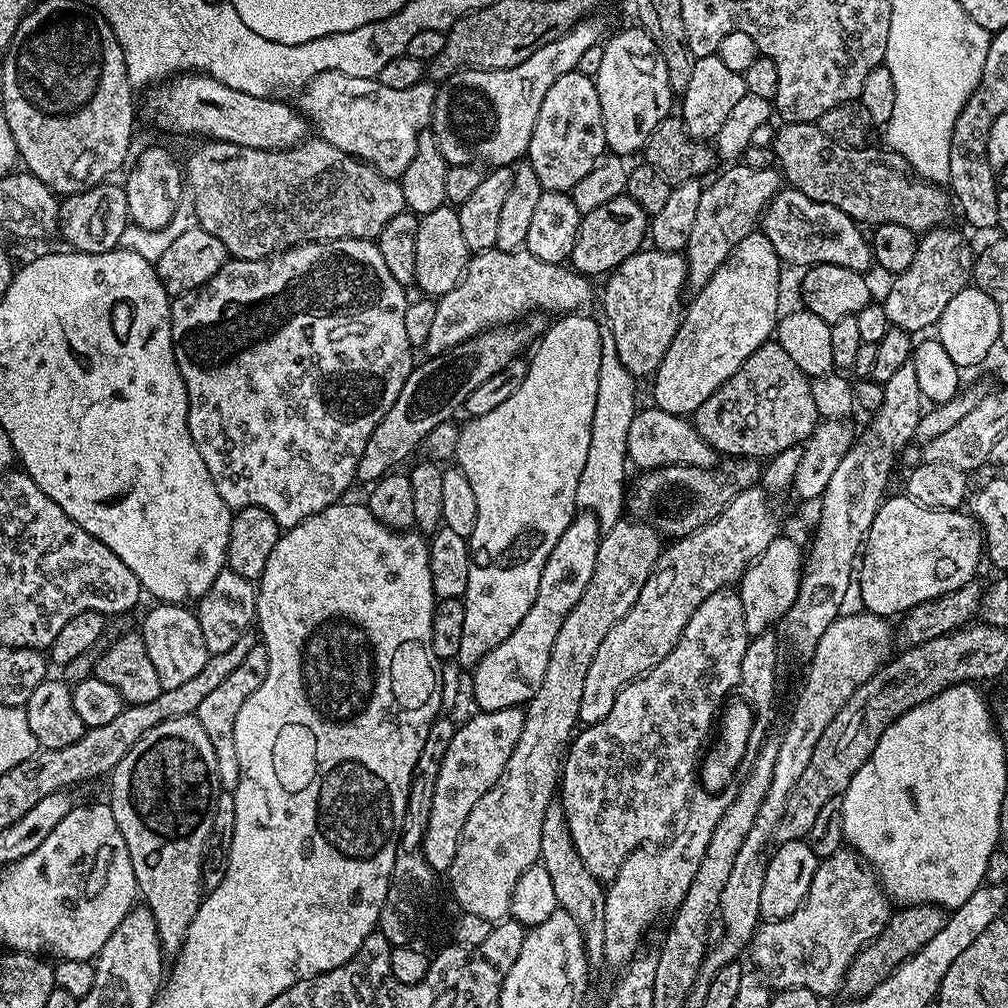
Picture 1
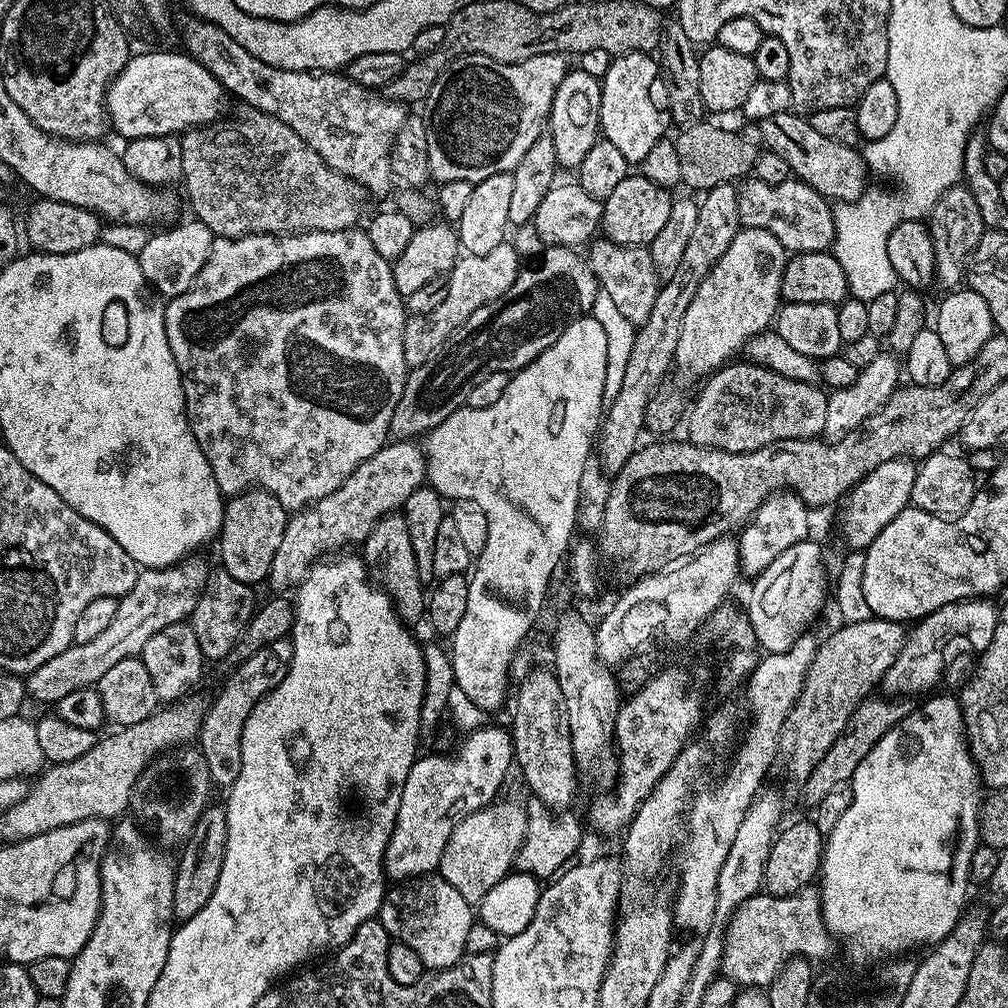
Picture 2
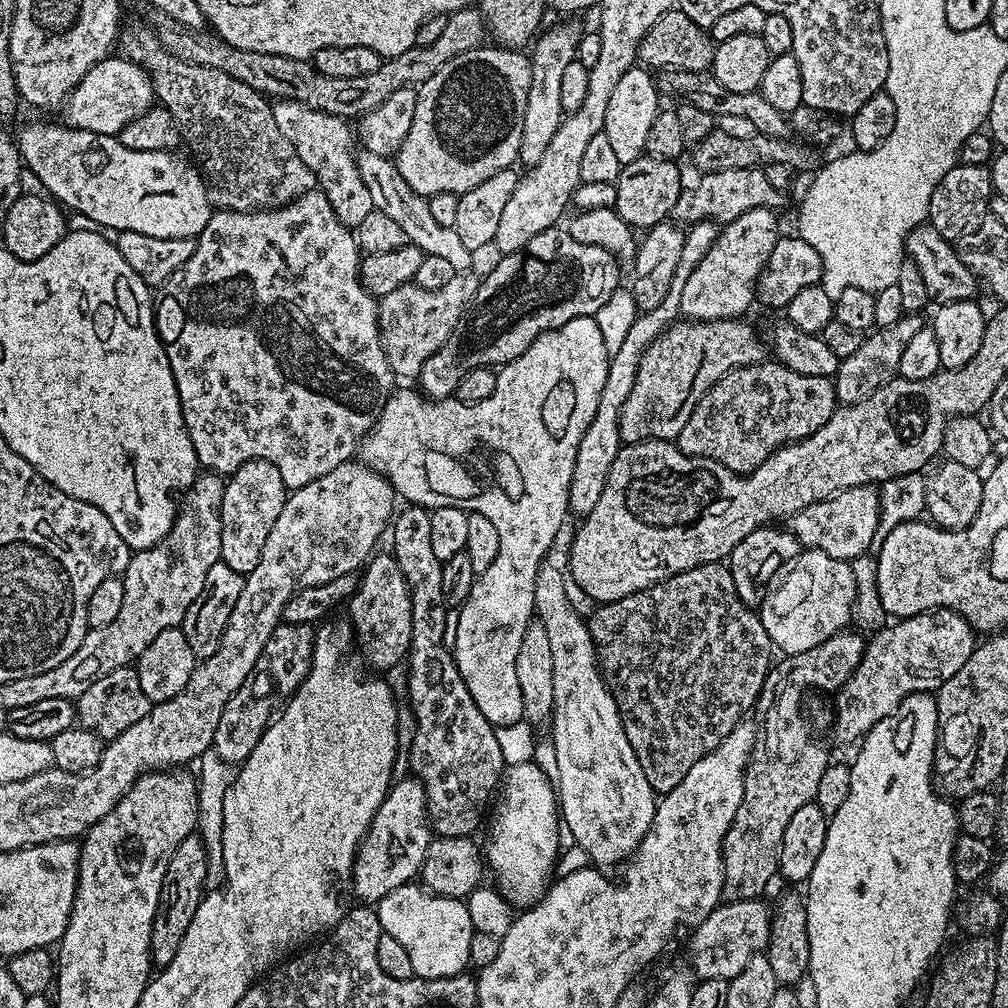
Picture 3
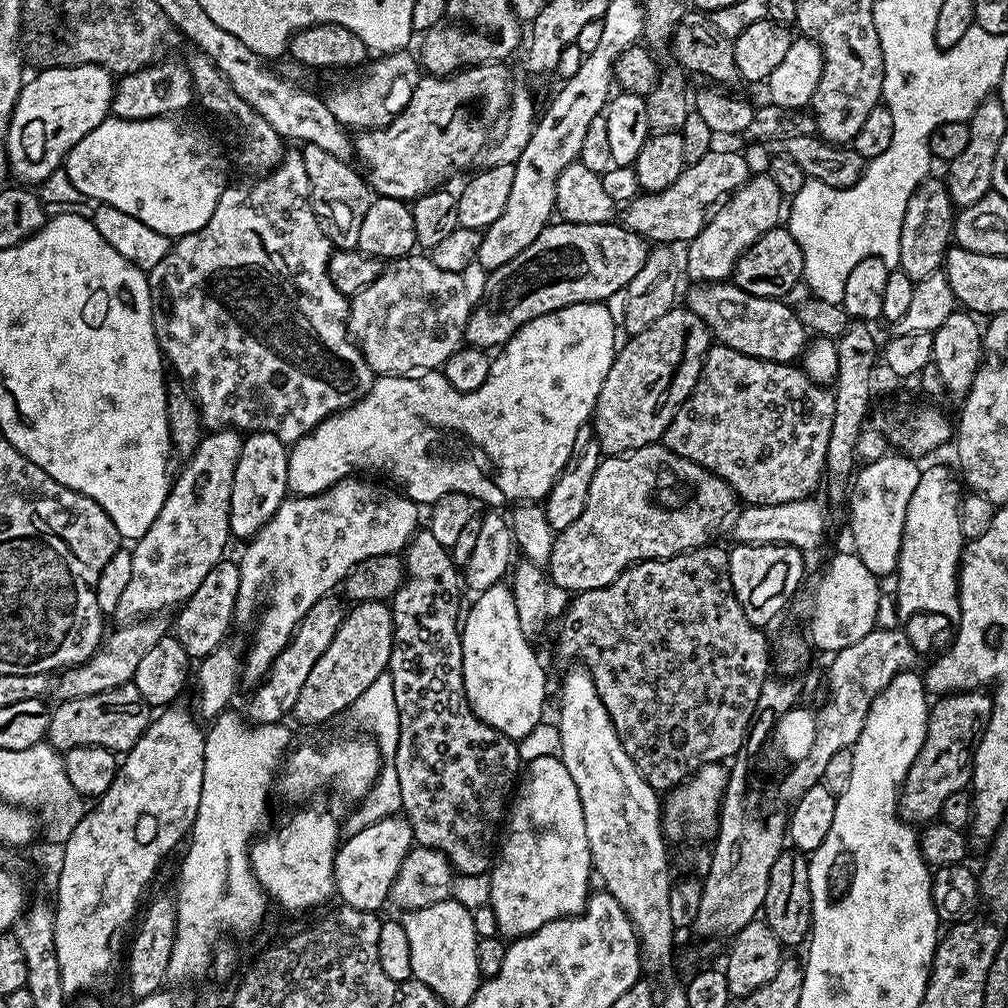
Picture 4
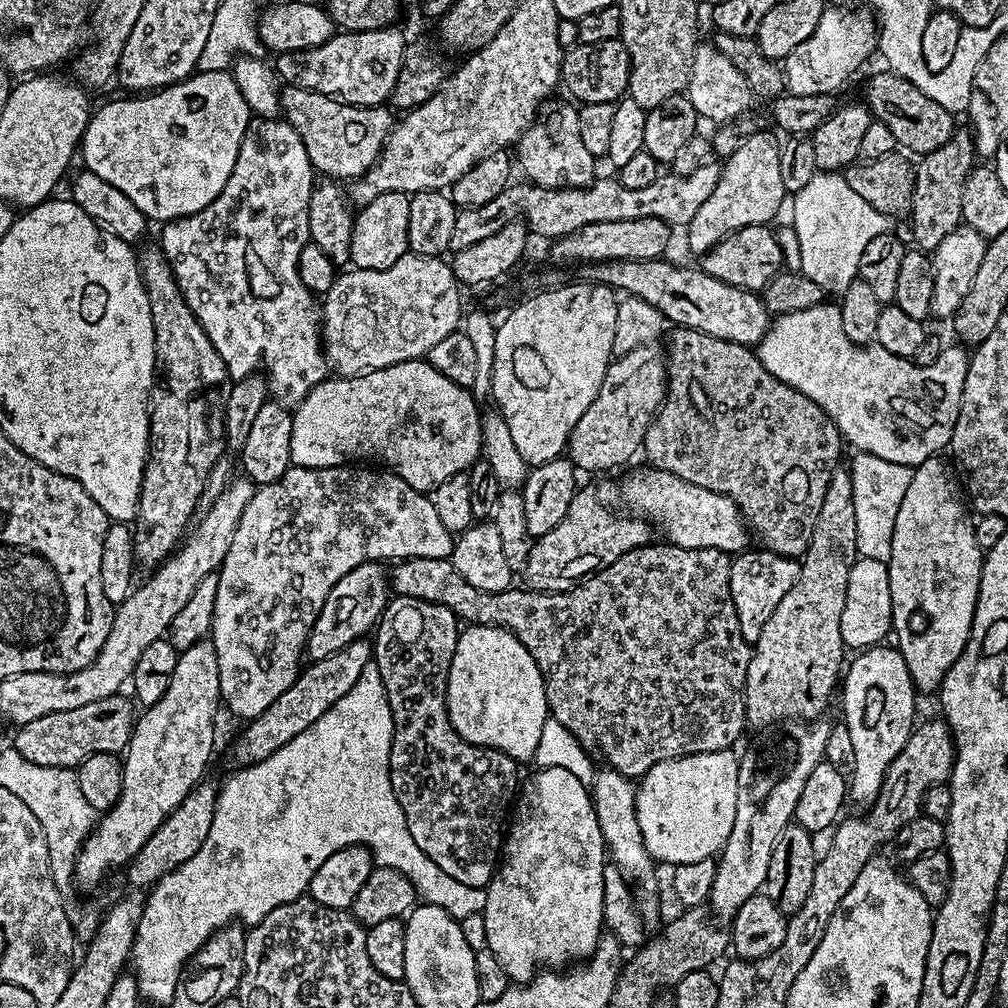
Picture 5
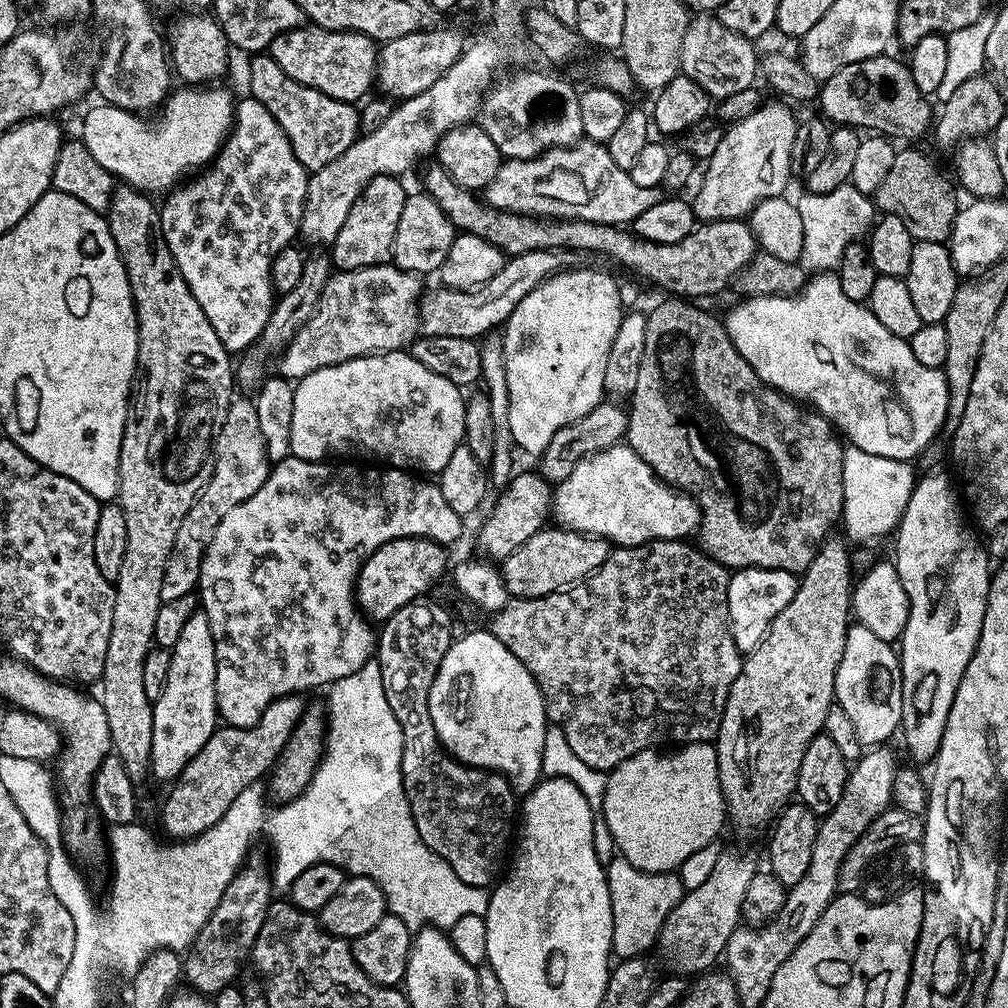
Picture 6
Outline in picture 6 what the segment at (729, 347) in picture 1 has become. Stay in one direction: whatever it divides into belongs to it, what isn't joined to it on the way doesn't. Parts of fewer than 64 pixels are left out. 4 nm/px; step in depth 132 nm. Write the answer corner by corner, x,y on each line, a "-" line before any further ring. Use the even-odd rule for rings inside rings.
764,102
749,117
729,123
717,150
706,161
708,169
700,184
700,193
691,197
690,203
697,221
739,220
764,199
781,195
792,176
790,150
794,146
794,134
798,116
784,102

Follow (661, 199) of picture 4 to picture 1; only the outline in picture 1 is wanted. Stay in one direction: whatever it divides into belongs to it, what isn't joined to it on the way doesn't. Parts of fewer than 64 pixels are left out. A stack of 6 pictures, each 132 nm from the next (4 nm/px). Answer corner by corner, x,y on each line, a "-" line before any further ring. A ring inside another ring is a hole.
791,186
781,187
764,209
762,231
785,265
801,264
801,269
807,270
814,264
833,264
867,273
874,264
869,237
860,233
862,228
857,221
834,206
826,206
826,202
806,198
806,194

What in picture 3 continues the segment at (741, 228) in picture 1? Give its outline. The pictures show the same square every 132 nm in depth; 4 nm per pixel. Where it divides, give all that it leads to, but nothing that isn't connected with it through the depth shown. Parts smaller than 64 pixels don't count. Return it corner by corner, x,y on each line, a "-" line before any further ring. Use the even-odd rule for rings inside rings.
699,220
698,223
691,225
685,231
684,241
682,242
682,258
678,258
678,270
674,270
674,282
670,282
670,290
666,290
666,298
662,298
661,304
654,306
654,310
640,312
636,317
634,326
630,326
626,338
622,338
622,346
618,346
618,350
611,353
608,369
606,370
606,386
602,386
602,398
598,398
598,410
594,414
594,422
590,422
586,434
582,434
582,442
578,442
578,454
574,460
574,478
570,478
570,498
568,499
568,511
573,517
583,518
588,516
590,510
594,510
594,505
598,502
598,498
602,498
602,490
606,486
606,478
610,474
610,466
614,466
614,458
618,458
618,450
622,447
620,439
620,411
622,406
626,404
626,398
630,396
630,390
634,388
634,378
638,374
638,362
642,362
642,354
645,350
671,324
676,323
680,316
682,289
686,286
686,278
690,278
690,274
694,272
694,266
698,266
698,262
702,262
702,258
706,256
706,250
710,250
710,246
714,246
719,233
720,228
715,220

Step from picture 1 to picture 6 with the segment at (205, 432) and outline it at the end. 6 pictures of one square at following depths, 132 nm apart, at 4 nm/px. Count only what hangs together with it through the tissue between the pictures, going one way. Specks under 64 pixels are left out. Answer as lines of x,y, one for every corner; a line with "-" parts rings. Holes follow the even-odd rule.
248,94
245,95
245,100
237,99
235,101
232,130
229,132
227,140
224,141
224,145
221,146
219,154
212,159
211,164
203,169
202,175
196,178
201,178
201,180
193,179
188,182
193,182
193,184
185,183
183,186
173,188
163,197
164,204
159,205
162,234
166,238
166,246
170,246
170,254
174,254
174,262
178,266
182,278
186,278
186,286
190,286
190,294
194,294
198,306
202,306
202,314
206,314
206,318
210,318
210,326
214,326
214,334
218,334
222,346
229,354
237,354
236,352
240,351
243,353
245,350
251,349
270,318
274,303
272,263
283,248
289,247
297,239
302,222
302,210
306,202
306,186
309,175
308,169
302,166
302,162
298,162
298,158
294,158
294,150
290,146
282,126
278,126
274,114
270,114
270,110
266,110
266,106
262,106
262,102
258,102

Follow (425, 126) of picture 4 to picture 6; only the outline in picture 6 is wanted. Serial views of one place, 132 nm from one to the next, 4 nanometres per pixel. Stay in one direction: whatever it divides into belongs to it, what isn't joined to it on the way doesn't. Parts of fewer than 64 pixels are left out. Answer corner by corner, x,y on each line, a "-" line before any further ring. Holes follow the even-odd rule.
256,54
251,60
247,91
255,100
262,102
270,114
274,114
294,150
294,158
298,158
298,162
302,162
309,173
317,172
320,167
334,161
356,141
361,129
360,114
355,103
335,100
317,88
294,82
294,78
287,76
271,55

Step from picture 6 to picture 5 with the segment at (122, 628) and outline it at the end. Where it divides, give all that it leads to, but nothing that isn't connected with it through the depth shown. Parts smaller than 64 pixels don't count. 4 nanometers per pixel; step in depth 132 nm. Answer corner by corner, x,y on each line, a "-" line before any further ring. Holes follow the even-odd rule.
158,246
139,249
138,259
140,277
146,294
150,298
150,314
154,322
159,376
150,401
148,461
144,463
142,490
132,528
132,541
139,567
152,570
166,560
181,543
182,537
189,527
188,519
192,515
194,515
193,517
197,515
196,507
202,504
204,487
210,470
225,455
224,402
230,377
218,350
214,350
214,342
210,342
206,330
202,330
198,318
190,310
190,306
174,278
172,268
168,265
168,259
164,256
164,251

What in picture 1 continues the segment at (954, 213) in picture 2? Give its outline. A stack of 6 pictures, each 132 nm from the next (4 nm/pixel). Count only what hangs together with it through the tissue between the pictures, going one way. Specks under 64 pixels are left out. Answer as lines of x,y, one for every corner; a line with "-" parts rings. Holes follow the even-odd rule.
933,230
919,237
914,262
895,277
896,280
882,297
886,318
893,328
901,328
909,334
917,334
923,328
939,325
942,310
946,310
950,298
969,287
974,276
974,248
964,241
960,232

